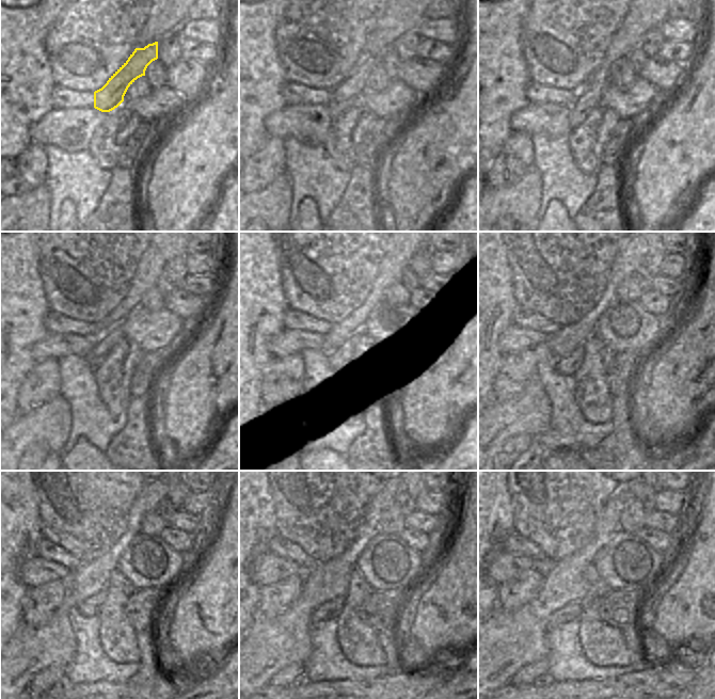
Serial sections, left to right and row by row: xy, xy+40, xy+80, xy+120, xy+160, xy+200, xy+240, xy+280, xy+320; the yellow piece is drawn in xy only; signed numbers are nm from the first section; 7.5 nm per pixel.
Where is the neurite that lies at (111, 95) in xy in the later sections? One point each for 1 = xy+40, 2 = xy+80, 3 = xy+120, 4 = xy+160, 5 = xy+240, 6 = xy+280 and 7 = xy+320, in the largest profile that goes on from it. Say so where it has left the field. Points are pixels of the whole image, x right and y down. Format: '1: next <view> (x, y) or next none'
1: next xy+40 (347, 95)
2: next xy+80 (588, 96)
3: next xy+120 (99, 352)
4: next xy+160 (335, 356)
5: next xy+240 (92, 606)
6: next xy+280 (330, 609)
7: next xy+320 (573, 610)

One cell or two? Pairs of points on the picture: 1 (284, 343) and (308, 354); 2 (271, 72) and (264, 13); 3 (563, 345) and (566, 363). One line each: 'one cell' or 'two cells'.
1: two cells
2: one cell
3: two cells

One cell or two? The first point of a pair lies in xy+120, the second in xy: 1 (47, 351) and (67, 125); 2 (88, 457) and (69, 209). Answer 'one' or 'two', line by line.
1: one
2: one

